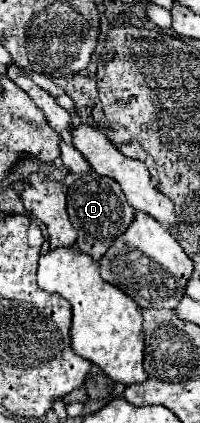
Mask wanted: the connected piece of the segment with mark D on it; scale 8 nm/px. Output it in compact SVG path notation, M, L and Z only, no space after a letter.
M87 172L67 188L67 212L73 228L77 230L77 248L91 254L95 260L105 256L109 246L125 234L135 216L135 209L127 202L119 184L109 185L109 179L95 172Z

